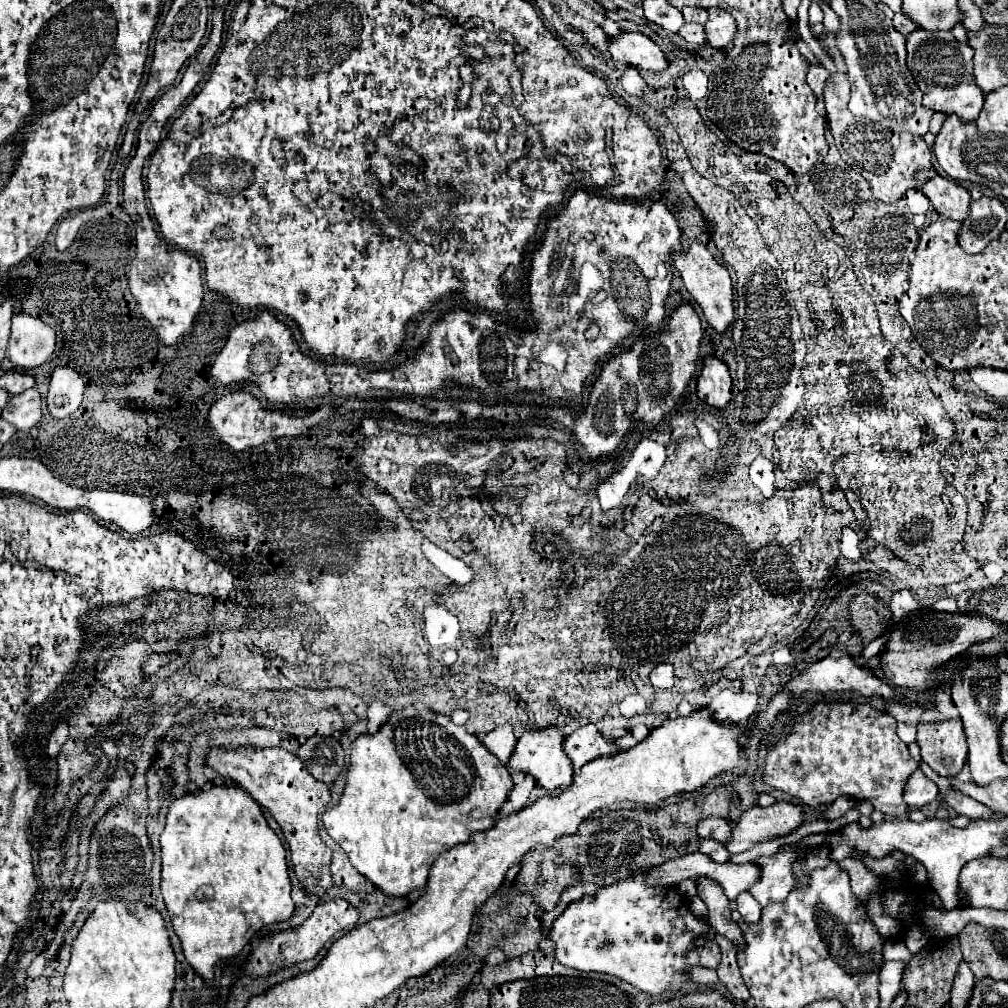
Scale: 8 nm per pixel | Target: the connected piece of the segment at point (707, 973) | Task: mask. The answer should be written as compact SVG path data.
M695 967L691 971L691 979L699 985L715 985L719 979L717 979L717 973L711 971L711 969L703 969L703 967Z

